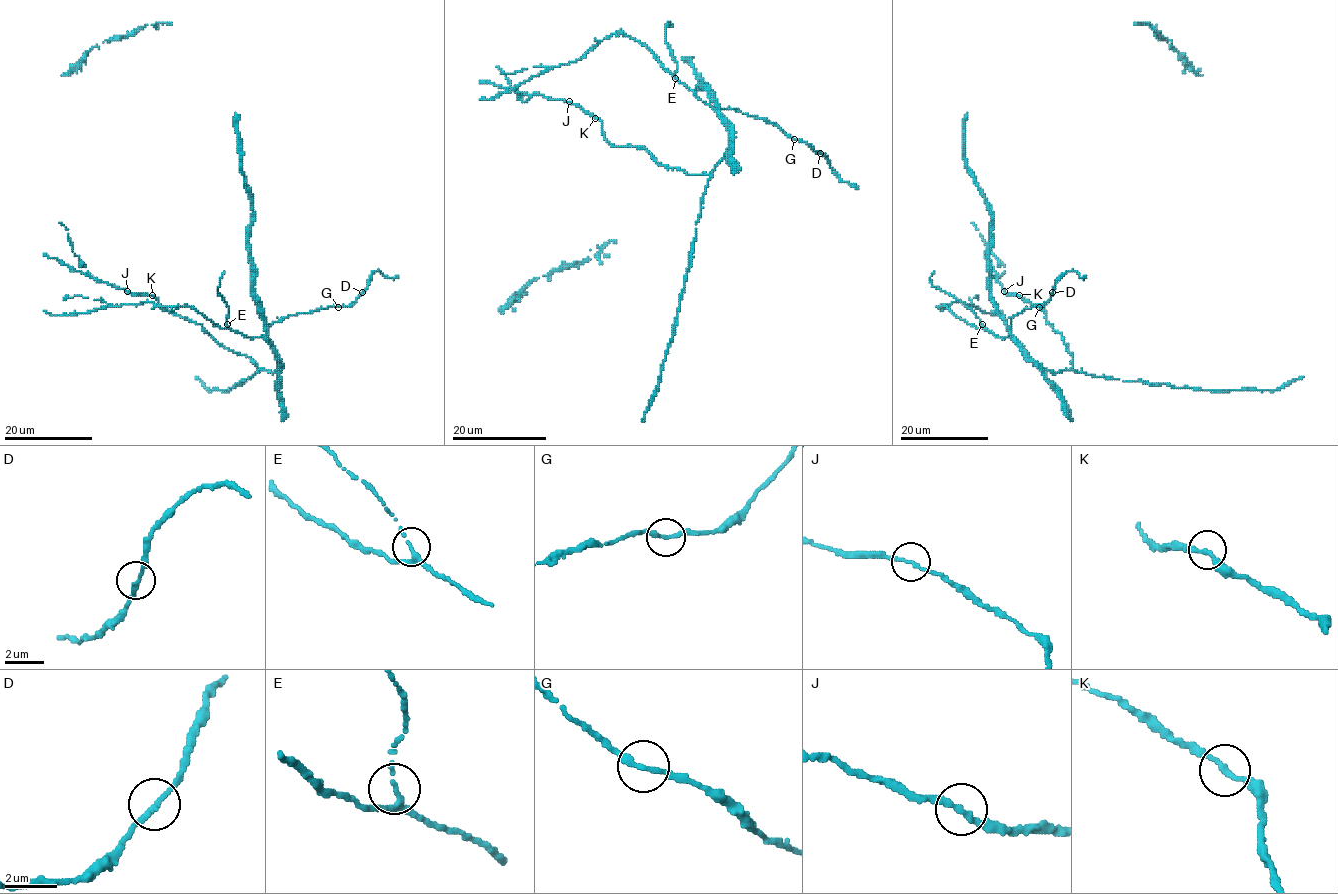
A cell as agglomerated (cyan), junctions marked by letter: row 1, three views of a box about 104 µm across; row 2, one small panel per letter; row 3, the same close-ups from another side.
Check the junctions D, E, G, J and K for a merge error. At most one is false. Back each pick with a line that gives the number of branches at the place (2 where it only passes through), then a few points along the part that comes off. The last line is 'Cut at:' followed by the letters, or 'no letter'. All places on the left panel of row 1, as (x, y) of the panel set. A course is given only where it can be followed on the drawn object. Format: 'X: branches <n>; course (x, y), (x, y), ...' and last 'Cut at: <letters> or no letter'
Cut at: no letter

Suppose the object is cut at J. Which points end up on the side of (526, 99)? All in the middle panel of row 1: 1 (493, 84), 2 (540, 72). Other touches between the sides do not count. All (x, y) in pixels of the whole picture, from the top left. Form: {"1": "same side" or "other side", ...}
{"1": "same side", "2": "other side"}

